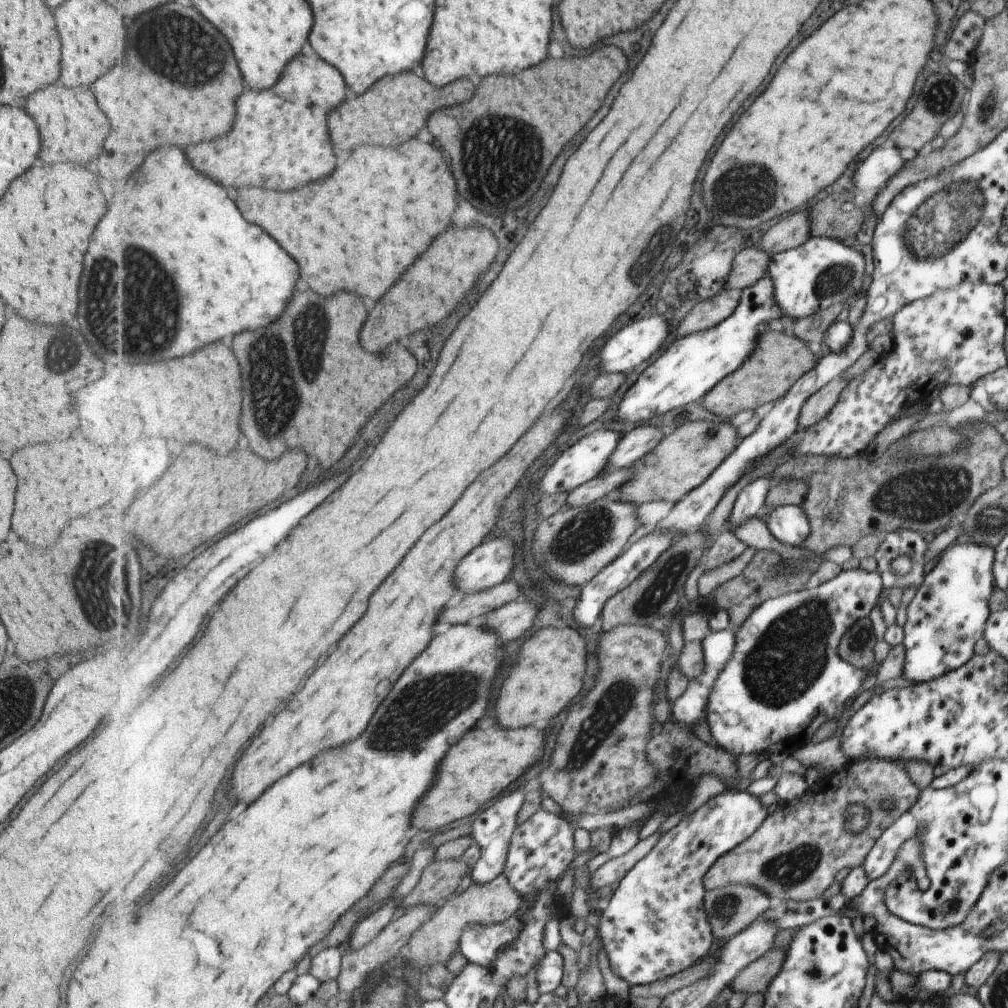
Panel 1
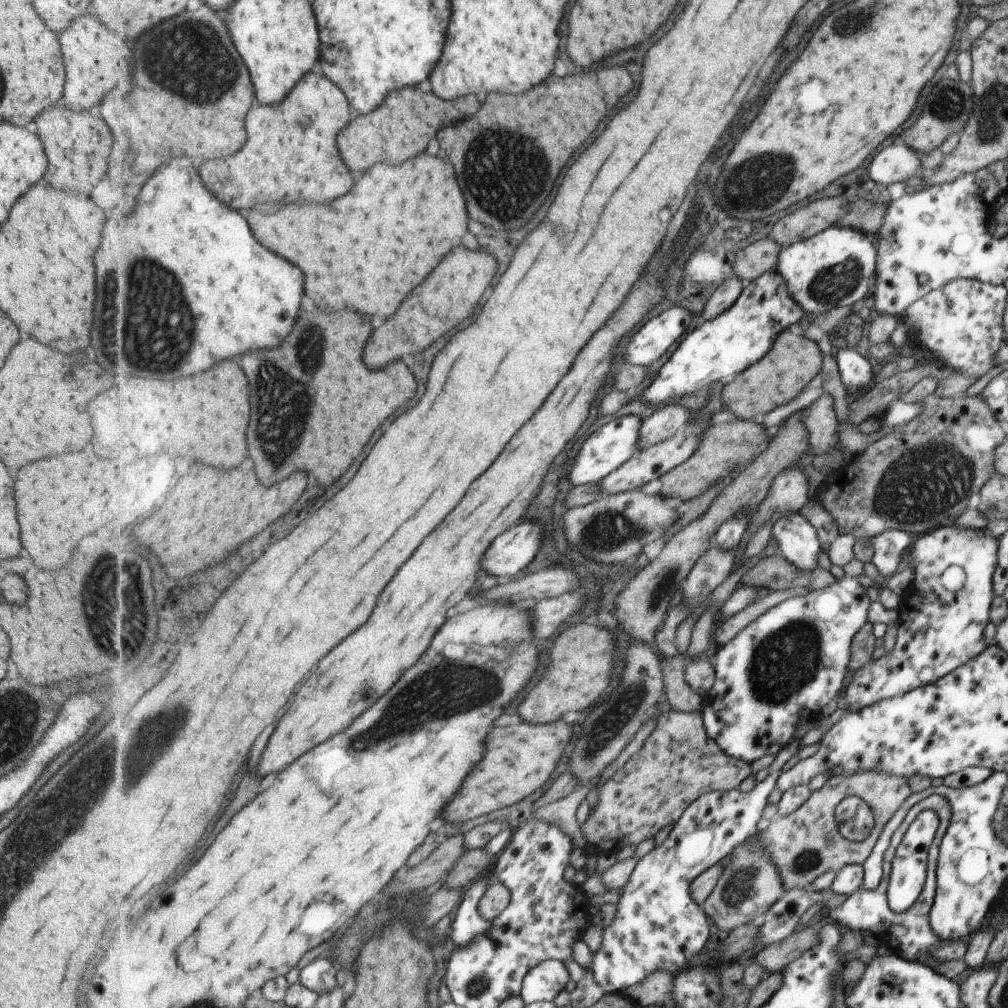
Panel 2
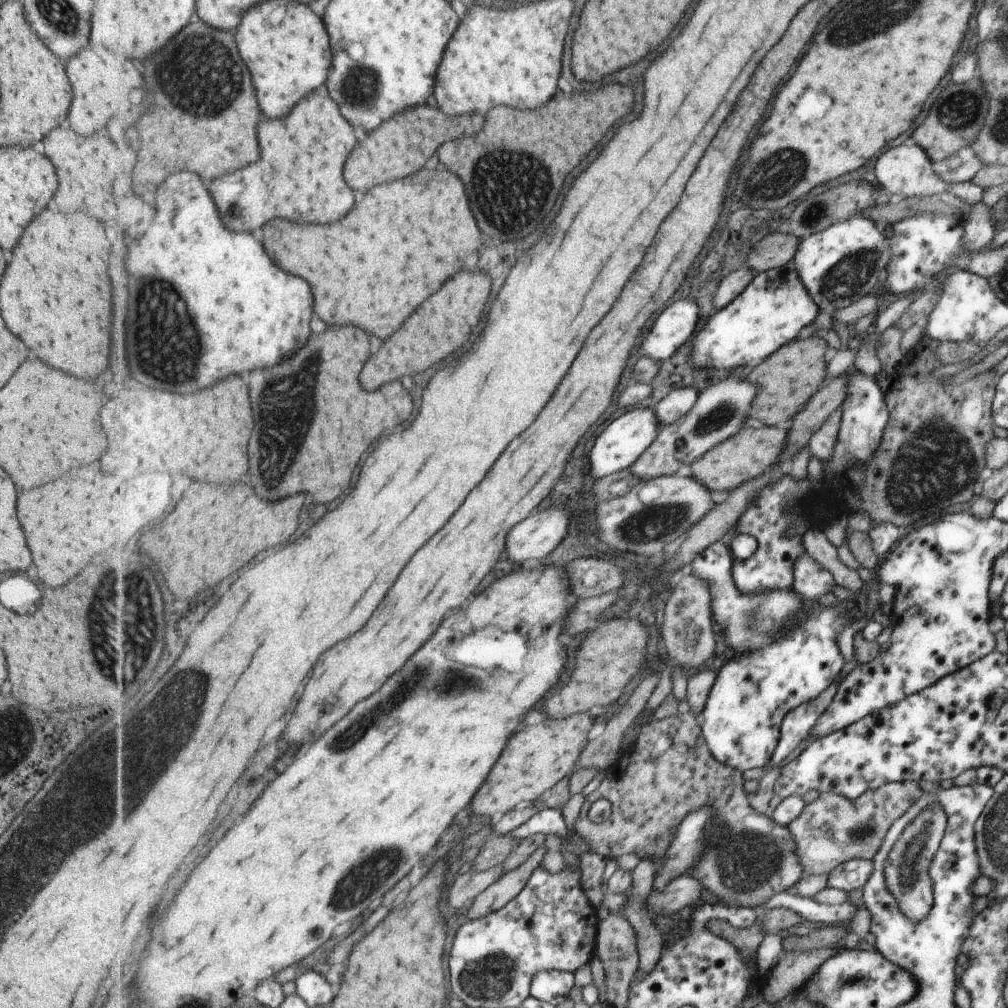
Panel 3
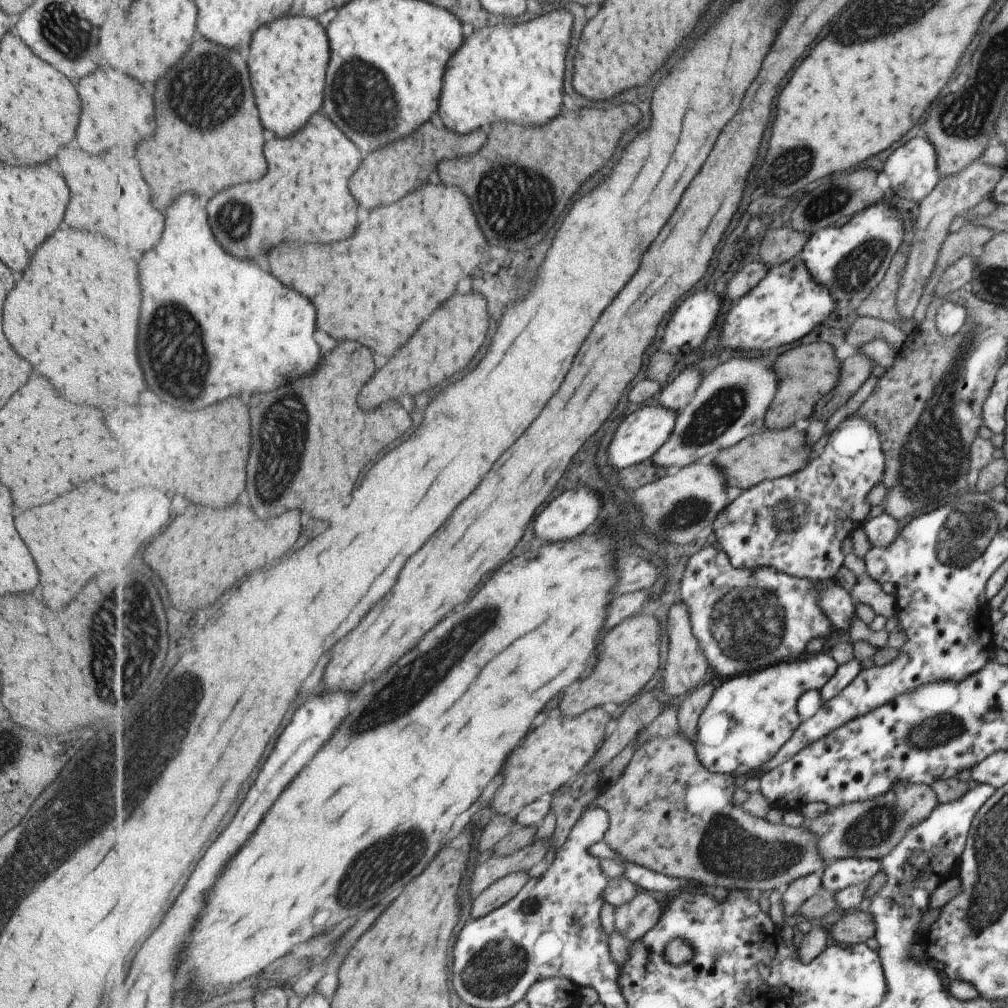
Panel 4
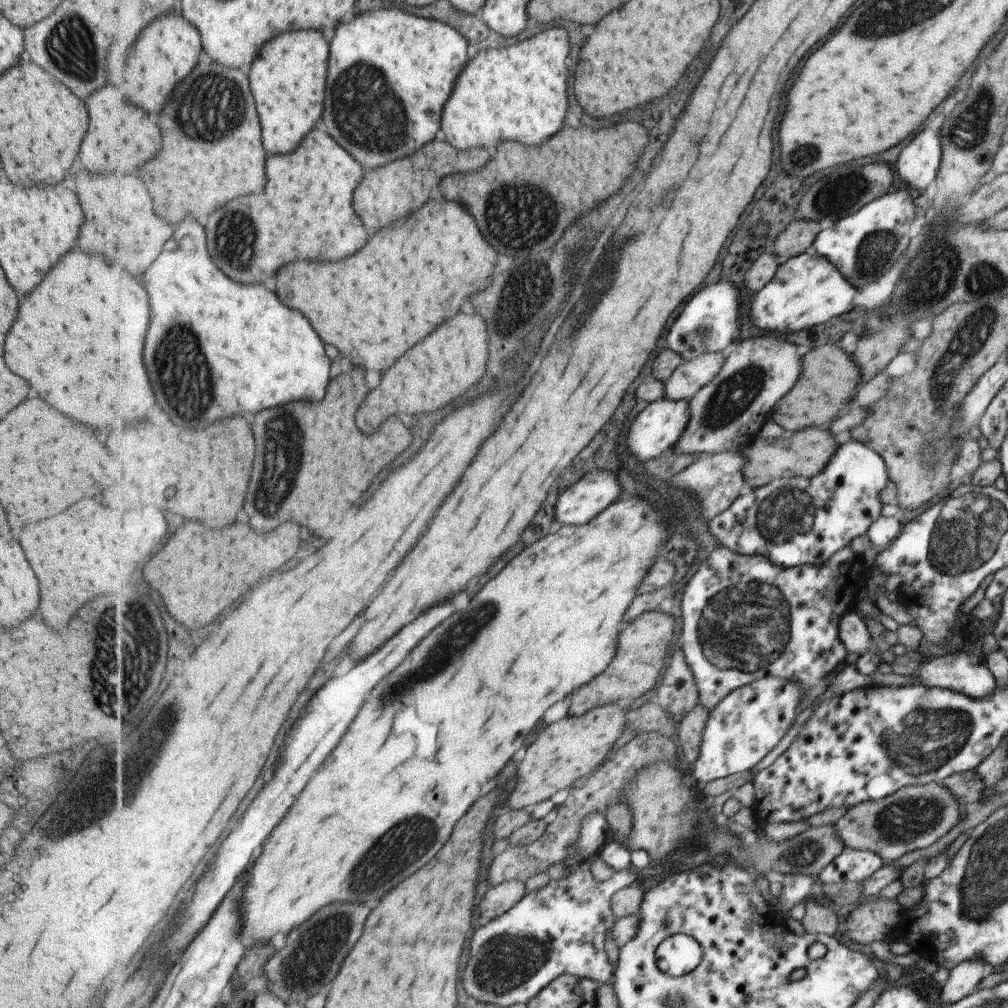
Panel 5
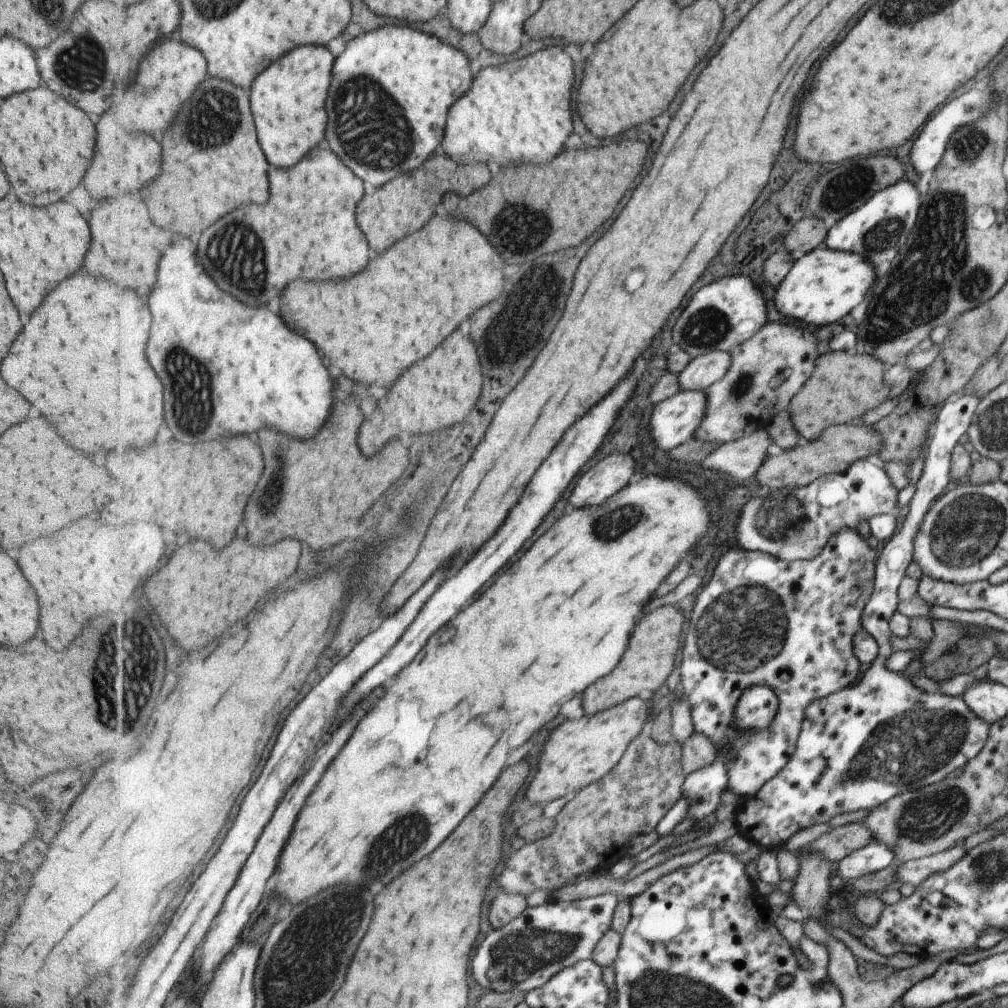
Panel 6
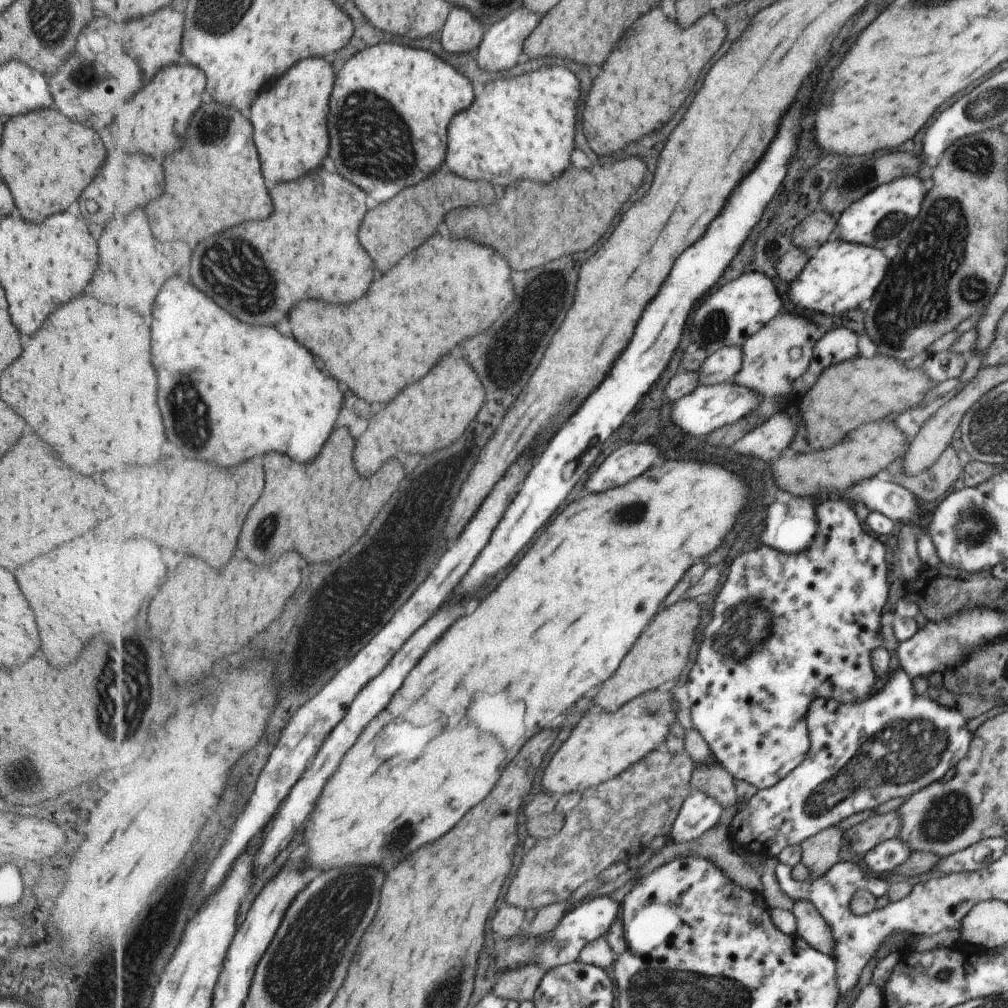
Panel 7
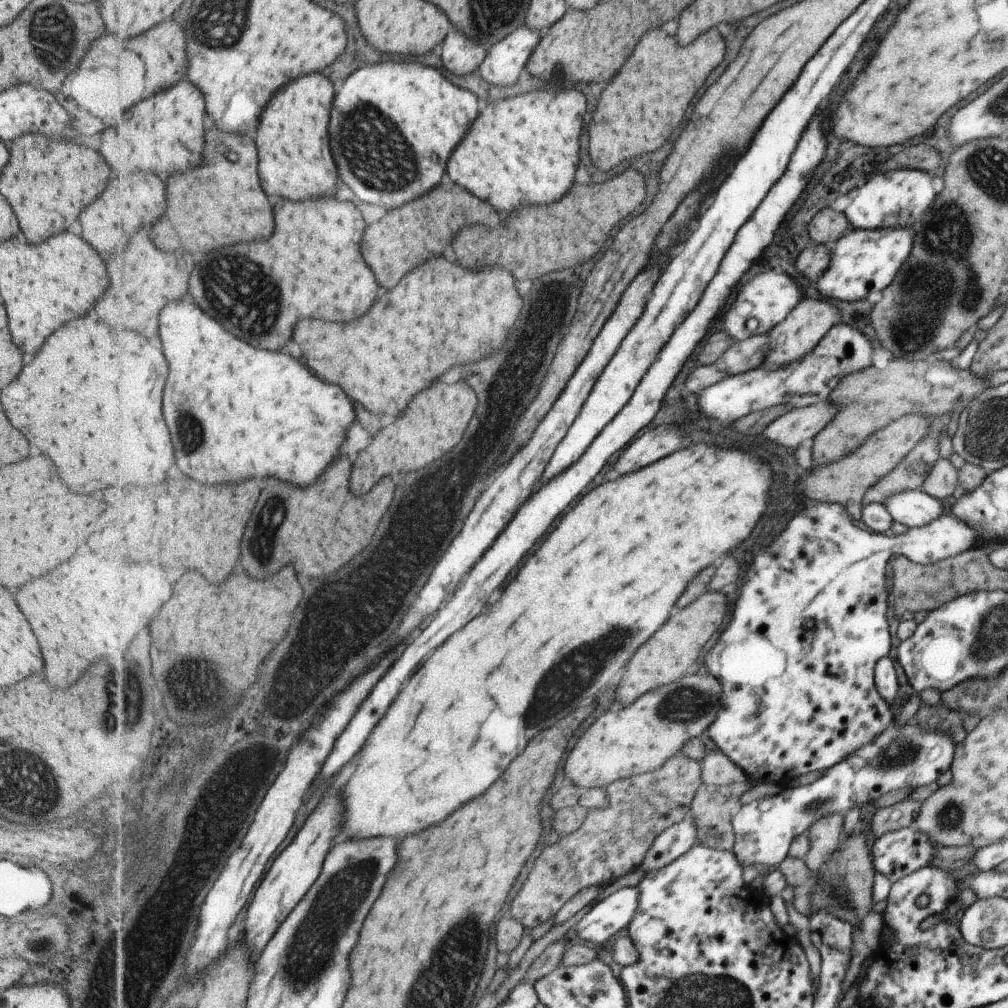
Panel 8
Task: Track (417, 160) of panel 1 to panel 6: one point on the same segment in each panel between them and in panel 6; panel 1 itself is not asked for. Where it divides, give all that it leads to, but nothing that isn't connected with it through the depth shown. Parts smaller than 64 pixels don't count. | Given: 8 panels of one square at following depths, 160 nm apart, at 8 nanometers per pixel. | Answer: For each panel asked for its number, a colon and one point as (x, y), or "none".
2: (368, 255)
3: (373, 269)
4: (408, 258)
5: (376, 305)
6: (375, 326)

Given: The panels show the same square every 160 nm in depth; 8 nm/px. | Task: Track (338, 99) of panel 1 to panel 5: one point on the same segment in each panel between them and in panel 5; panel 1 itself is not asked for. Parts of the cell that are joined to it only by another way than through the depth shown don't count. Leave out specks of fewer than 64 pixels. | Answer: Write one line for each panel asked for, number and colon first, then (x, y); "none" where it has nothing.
2: (298, 138)
3: (300, 177)
4: (305, 197)
5: (308, 203)

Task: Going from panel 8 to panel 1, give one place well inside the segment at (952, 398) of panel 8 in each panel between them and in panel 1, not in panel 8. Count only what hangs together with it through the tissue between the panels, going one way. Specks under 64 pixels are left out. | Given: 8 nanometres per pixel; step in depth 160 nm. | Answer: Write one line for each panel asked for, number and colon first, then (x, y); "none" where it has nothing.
1: (778, 362)
2: (793, 361)
3: (797, 368)
4: (808, 371)
5: (829, 379)
6: (843, 386)
7: (846, 395)

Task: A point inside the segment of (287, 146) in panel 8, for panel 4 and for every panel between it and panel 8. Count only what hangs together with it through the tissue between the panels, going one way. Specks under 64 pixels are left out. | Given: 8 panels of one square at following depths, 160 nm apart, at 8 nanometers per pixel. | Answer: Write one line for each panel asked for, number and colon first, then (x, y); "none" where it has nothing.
4: (289, 59)
5: (288, 81)
6: (289, 99)
7: (290, 119)

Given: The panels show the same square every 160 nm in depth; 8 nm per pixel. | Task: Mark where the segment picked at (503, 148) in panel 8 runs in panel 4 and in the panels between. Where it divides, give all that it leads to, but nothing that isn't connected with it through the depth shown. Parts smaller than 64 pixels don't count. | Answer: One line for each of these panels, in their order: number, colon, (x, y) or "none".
4: (501, 73)
5: (519, 93)
6: (520, 111)
7: (523, 128)

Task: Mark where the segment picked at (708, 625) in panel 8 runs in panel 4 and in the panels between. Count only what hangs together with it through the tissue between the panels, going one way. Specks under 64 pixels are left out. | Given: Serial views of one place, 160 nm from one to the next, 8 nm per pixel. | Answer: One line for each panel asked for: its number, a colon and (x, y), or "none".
4: (630, 658)
5: (642, 648)
6: (650, 659)
7: (658, 658)

